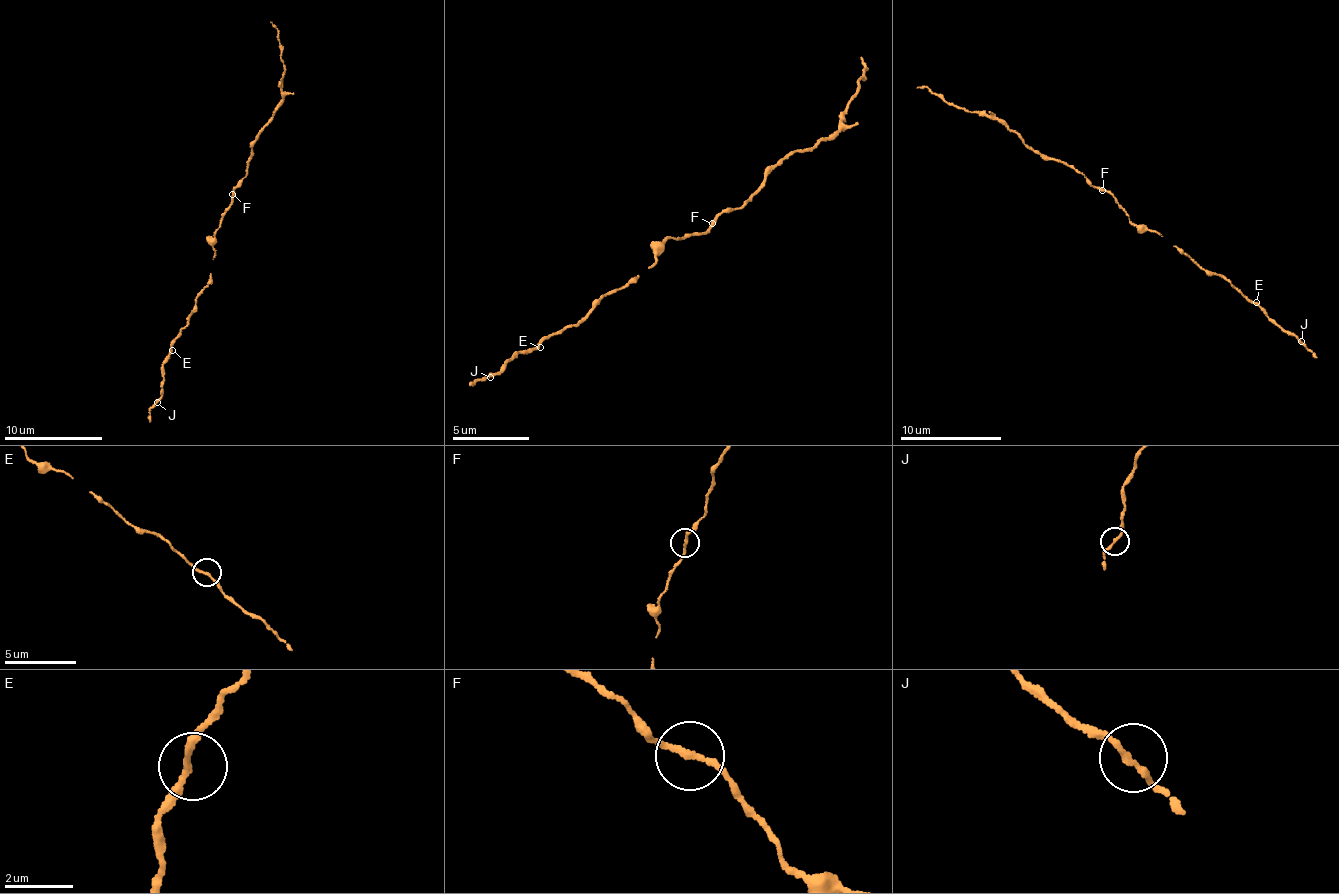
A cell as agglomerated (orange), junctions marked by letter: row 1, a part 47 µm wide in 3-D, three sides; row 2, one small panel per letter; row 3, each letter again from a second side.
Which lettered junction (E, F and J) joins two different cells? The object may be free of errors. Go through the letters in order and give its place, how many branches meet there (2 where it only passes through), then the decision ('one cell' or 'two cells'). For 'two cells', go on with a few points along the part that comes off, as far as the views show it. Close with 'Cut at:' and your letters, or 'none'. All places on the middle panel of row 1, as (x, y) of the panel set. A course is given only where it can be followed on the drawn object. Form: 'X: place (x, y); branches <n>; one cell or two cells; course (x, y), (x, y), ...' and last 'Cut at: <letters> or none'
E: place (540, 347); branches 2; one cell
F: place (712, 223); branches 2; two cells; course (710, 224), (755, 195), (772, 164), (838, 131), (866, 66), (859, 56)
J: place (490, 377); branches 2; one cell
Cut at: F

